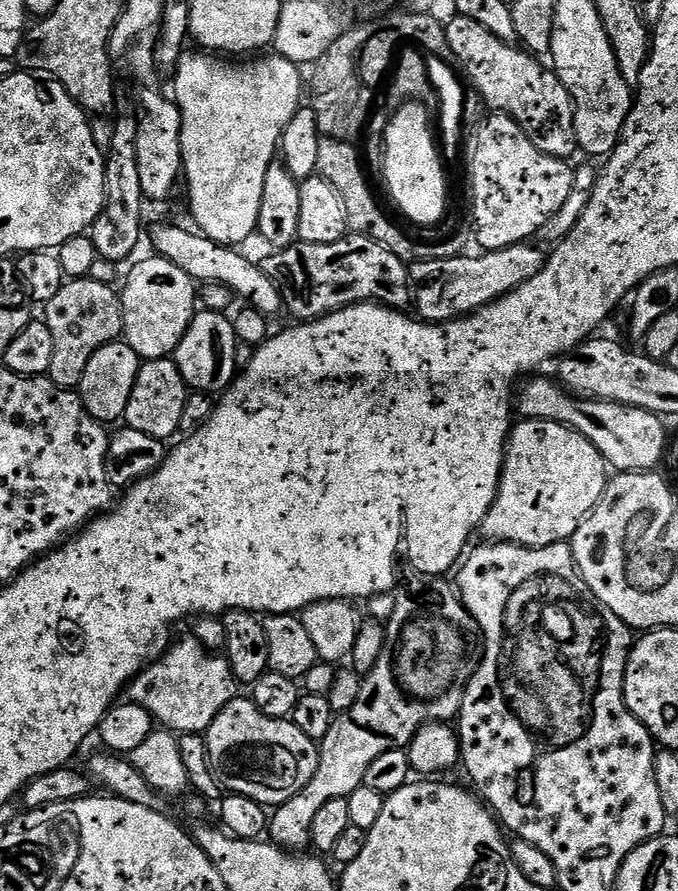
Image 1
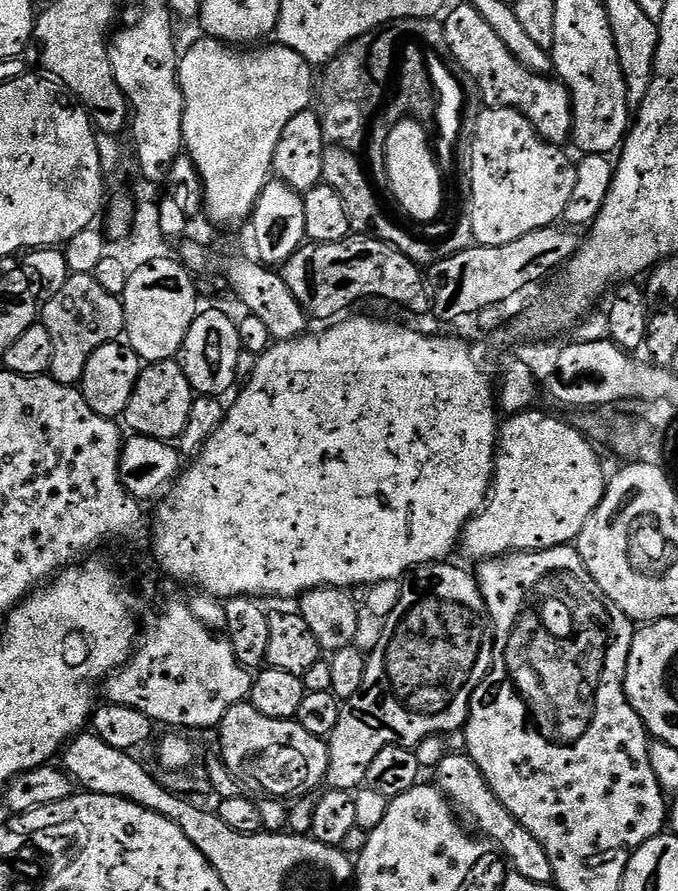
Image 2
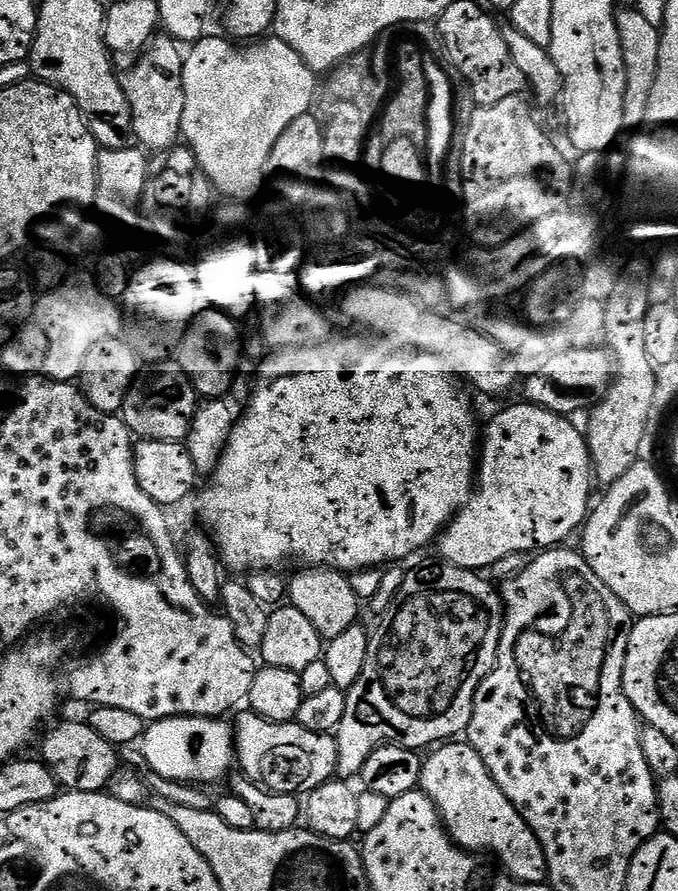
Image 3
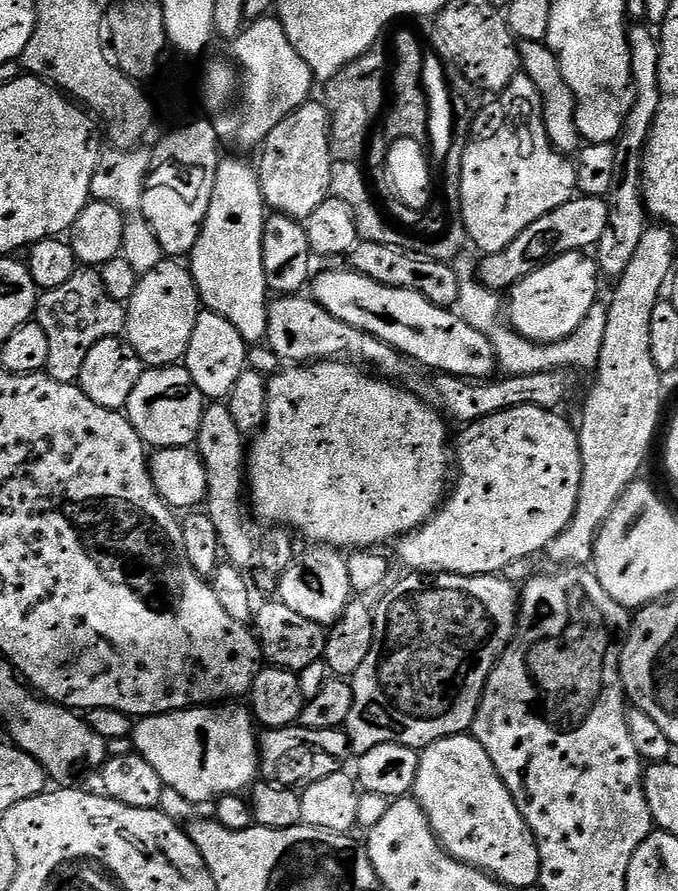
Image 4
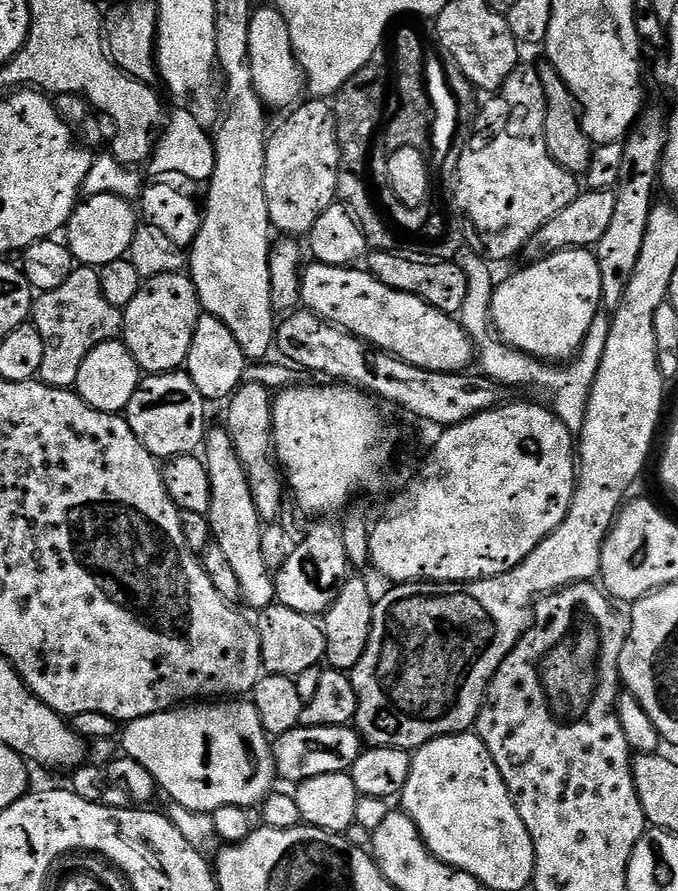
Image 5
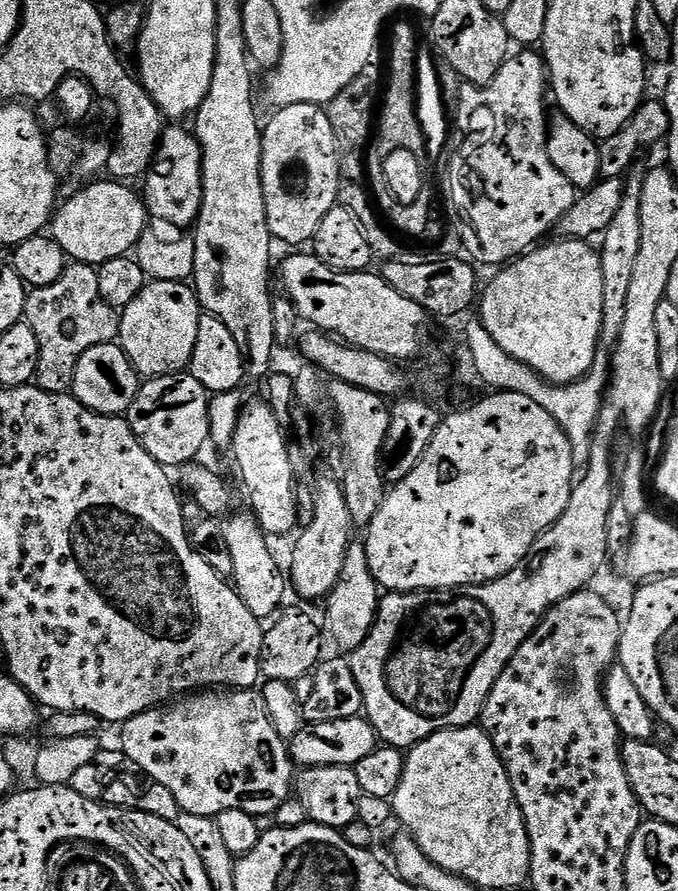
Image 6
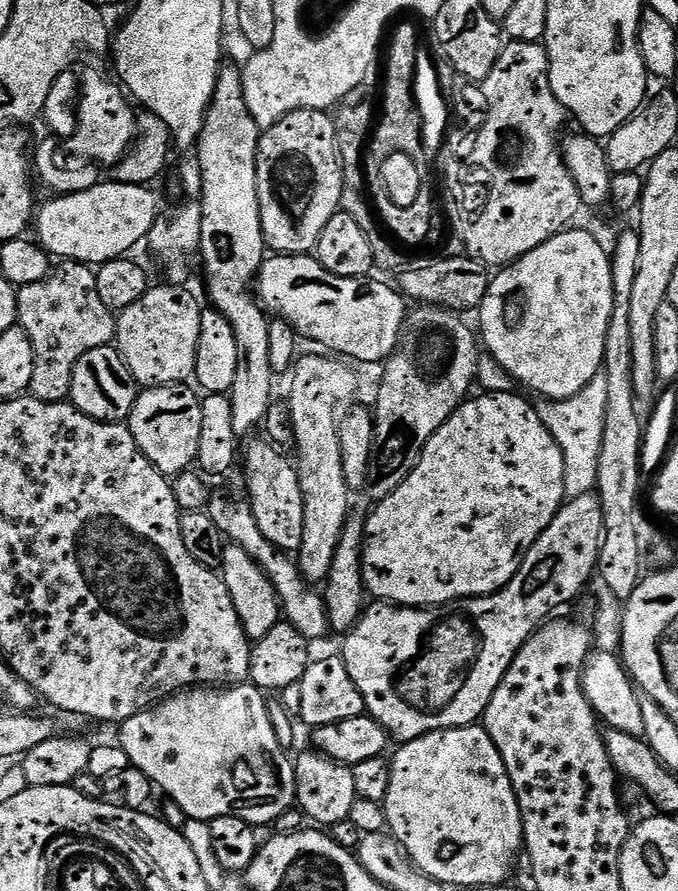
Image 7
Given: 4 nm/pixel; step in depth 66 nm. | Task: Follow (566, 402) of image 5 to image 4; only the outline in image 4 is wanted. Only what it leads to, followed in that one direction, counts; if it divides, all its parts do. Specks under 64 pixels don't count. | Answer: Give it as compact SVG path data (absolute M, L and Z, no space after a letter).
M465 246L450 262L454 274L458 274L458 302L455 313L461 316L478 334L482 334L490 342L490 346L496 352L496 363L507 375L518 374L542 374L543 372L559 372L561 370L577 370L576 368L595 369L600 361L602 350L602 338L606 338L606 318L608 317L608 305L598 302L582 318L582 326L574 330L574 334L567 336L565 340L559 340L553 344L534 344L524 336L519 336L513 328L506 323L505 313L502 311L502 296L497 289L487 288L480 281L478 275L482 256L475 247Z

